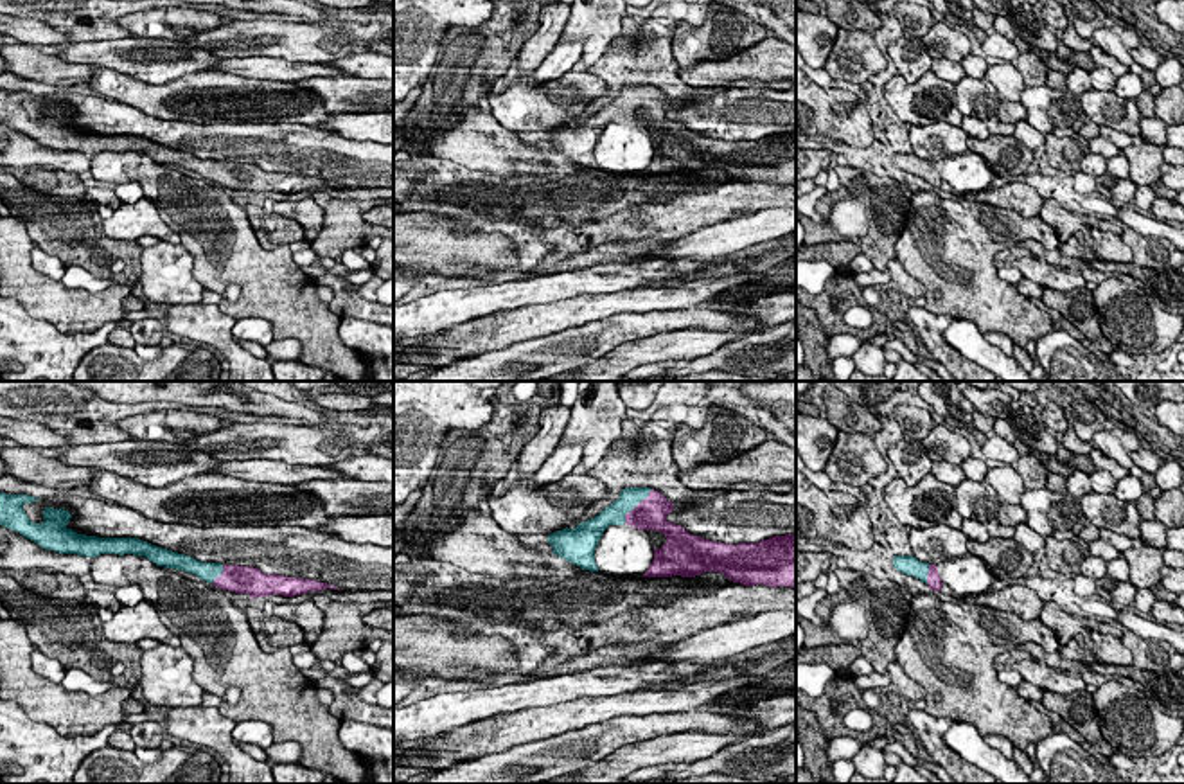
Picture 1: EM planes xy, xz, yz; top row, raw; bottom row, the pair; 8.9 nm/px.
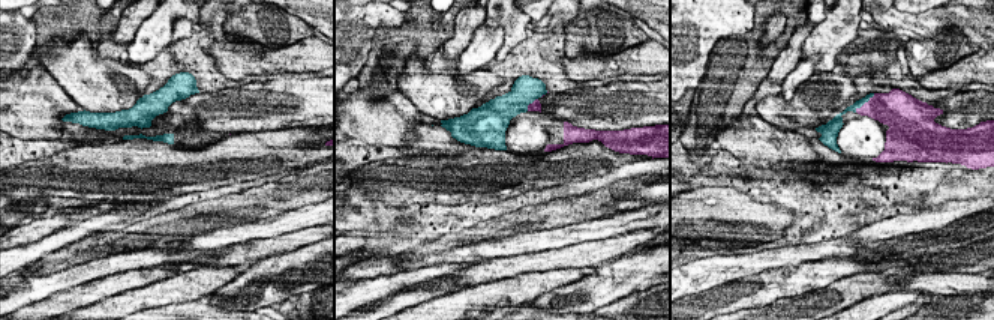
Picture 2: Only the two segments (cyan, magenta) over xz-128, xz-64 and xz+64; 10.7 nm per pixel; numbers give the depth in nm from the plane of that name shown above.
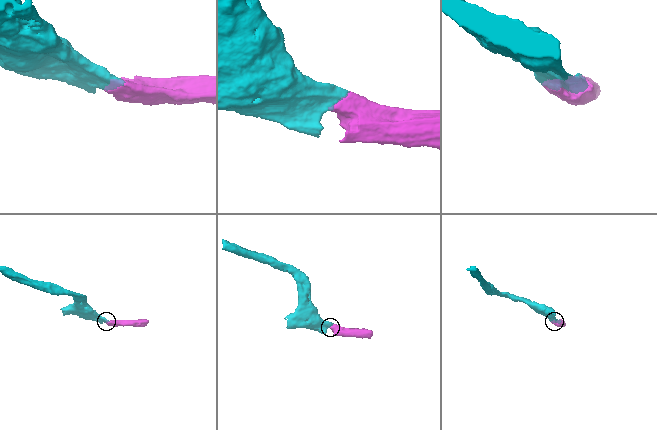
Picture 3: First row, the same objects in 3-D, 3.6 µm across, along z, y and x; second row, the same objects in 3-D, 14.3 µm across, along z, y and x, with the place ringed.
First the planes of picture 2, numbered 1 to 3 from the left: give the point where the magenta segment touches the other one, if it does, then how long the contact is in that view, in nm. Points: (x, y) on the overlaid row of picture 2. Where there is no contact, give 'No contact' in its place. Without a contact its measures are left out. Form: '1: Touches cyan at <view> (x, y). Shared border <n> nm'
1: No contact
2: Touches cyan at xz-64 (529, 102). Shared border 190 nm
3: Touches cyan at xz+64 (864, 102). Shared border 300 nm

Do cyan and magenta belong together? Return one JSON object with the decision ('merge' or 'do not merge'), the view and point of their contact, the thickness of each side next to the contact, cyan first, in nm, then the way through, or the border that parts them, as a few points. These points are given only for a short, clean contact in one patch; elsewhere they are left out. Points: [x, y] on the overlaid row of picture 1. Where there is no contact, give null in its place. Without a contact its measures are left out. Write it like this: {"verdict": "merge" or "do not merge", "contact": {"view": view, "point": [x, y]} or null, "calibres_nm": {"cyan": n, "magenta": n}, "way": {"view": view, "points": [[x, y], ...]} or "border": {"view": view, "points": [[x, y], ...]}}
{"verdict": "merge", "contact": {"view": "xz", "point": [635, 506]}, "calibres_nm": {"cyan": 190, "magenta": 280}, "way": {"view": "xz", "points": [[615, 515], [635, 506], [649, 515]]}}

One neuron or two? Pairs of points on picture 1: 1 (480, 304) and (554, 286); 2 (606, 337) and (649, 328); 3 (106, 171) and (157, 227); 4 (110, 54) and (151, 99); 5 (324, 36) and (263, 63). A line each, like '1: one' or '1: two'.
1: one
2: one
3: two
4: two
5: two

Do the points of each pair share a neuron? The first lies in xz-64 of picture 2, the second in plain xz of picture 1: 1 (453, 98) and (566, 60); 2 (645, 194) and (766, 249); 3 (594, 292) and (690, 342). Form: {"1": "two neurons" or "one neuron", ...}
{"1": "two neurons", "2": "two neurons", "3": "one neuron"}

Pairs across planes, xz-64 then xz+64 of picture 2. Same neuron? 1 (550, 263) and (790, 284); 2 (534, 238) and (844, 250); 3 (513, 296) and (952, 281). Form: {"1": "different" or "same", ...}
{"1": "same", "2": "same", "3": "same"}

